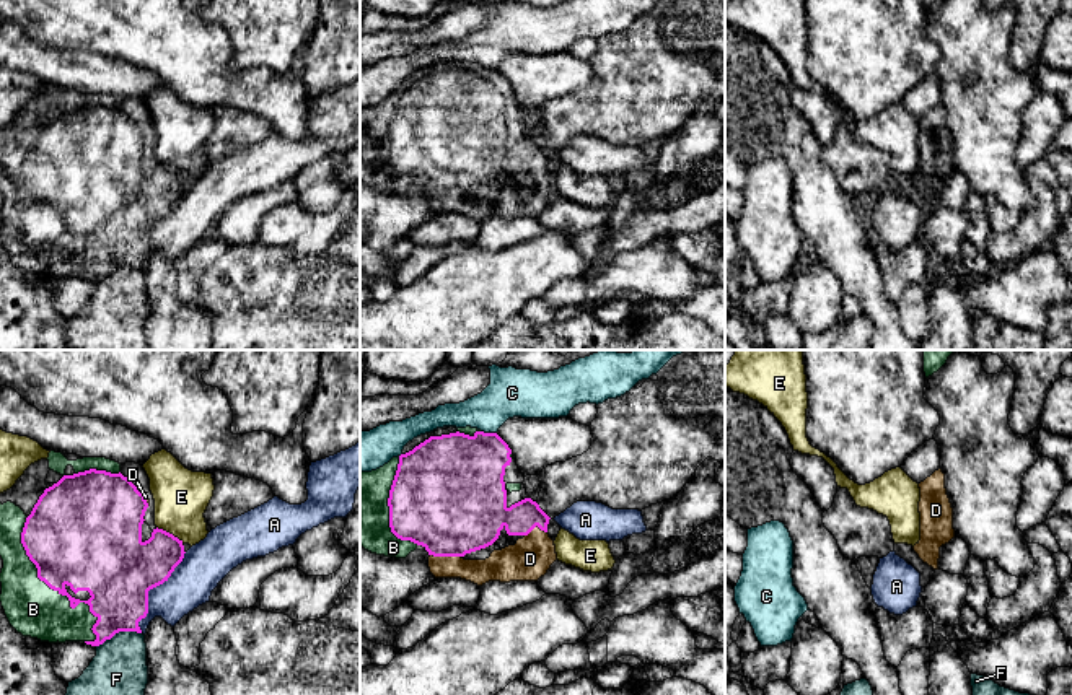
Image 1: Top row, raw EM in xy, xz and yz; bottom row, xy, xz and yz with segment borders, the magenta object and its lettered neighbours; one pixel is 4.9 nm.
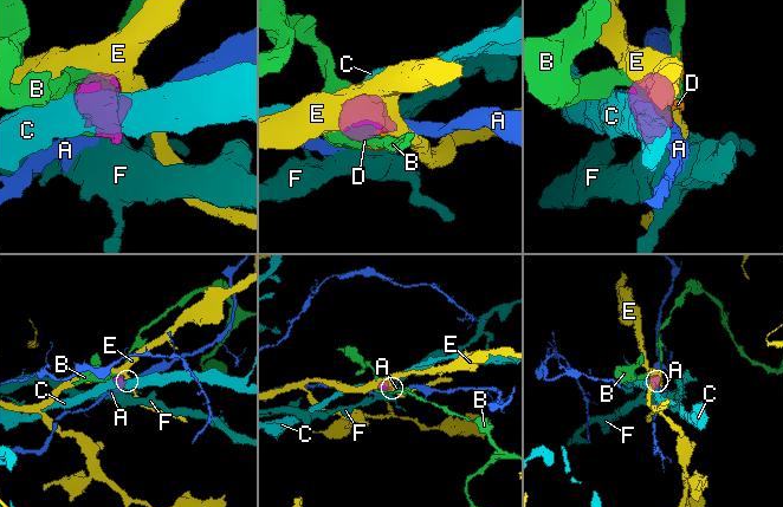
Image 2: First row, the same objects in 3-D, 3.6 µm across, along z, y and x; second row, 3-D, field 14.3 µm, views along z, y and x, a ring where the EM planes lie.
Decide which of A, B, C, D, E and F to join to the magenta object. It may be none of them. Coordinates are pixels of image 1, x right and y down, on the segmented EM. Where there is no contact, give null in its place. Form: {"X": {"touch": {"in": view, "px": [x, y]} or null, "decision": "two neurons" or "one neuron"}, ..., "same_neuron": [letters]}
{"A": {"touch": {"in": "xy", "px": [150, 588]}, "decision": "two neurons"}, "B": {"touch": {"in": "xy", "px": [54, 590]}, "decision": "one neuron"}, "C": {"touch": {"in": "xz", "px": [489, 433]}, "decision": "two neurons"}, "D": {"touch": {"in": "xz", "px": [445, 555]}, "decision": "one neuron"}, "E": {"touch": {"in": "xy", "px": [168, 533]}, "decision": "two neurons"}, "F": {"touch": {"in": "xy", "px": [118, 632]}, "decision": "two neurons"}, "same_neuron": ["B", "D"]}

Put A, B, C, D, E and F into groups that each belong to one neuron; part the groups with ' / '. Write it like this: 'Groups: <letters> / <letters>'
Groups: A / B D / C / E / F

